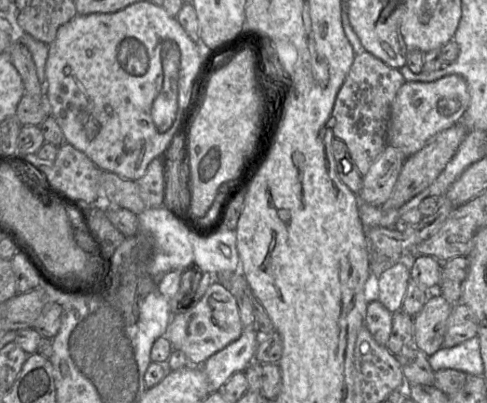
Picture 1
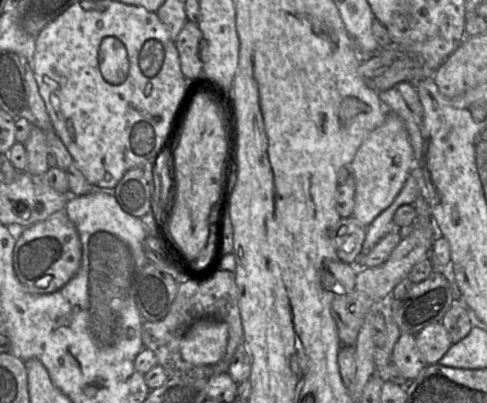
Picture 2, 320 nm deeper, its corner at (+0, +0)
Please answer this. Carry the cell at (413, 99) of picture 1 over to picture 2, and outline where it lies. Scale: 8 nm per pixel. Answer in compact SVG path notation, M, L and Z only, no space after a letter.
M387 112L384 123L365 138L352 162L355 204L352 216L368 226L396 198L415 164L415 154L401 119Z

